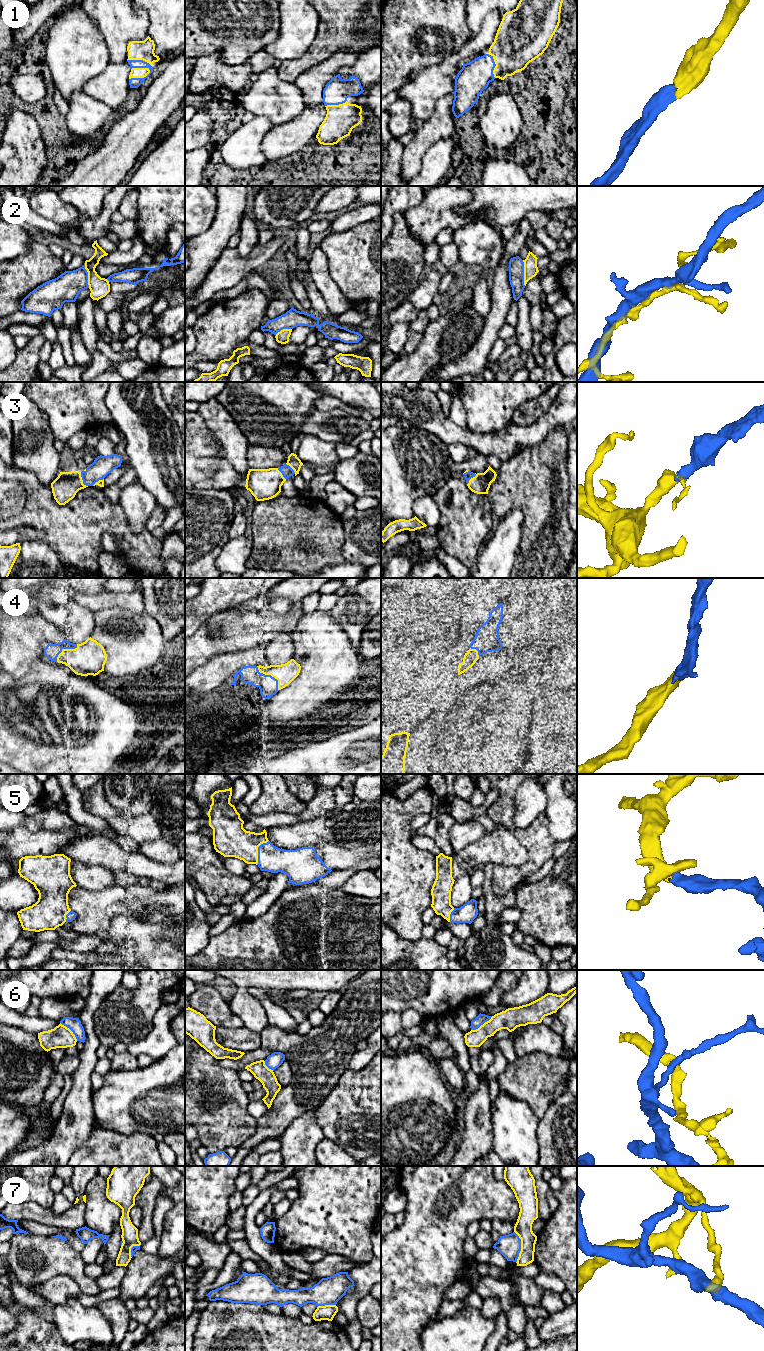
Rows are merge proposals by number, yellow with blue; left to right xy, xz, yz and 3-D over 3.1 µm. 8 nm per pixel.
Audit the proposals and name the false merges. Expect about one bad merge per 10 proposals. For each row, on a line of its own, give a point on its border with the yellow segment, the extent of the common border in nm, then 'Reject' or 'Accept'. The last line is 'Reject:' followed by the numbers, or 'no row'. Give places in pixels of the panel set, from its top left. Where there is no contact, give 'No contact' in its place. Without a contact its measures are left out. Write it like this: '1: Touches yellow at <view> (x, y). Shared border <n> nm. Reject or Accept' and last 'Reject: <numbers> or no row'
1: Touches yellow at xy (140, 77). Shared border 190 nm. Accept
2: Touches yellow at yz (524, 273). Shared border 200 nm. Reject
3: Touches yellow at xy (82, 480). Shared border 130 nm. Accept
4: Touches yellow at xz (271, 675). Shared border 260 nm. Accept
5: Touches yellow at xz (257, 851). Shared border 220 nm. Accept
6: Touches yellow at yz (481, 1025). Shared border 200 nm. Reject
7: Touches yellow at yz (521, 1247). Shared border 260 nm. Reject
Reject: 2, 6, 7

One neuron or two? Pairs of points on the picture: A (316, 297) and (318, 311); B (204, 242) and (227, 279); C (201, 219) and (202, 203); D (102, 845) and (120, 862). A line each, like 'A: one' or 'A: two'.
A: one
B: two
C: one
D: one

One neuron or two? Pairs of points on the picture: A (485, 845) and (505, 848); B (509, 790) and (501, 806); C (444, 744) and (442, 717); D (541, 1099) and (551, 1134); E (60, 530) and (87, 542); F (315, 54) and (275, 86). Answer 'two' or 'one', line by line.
A: one
B: one
C: one
D: two
E: one
F: two

